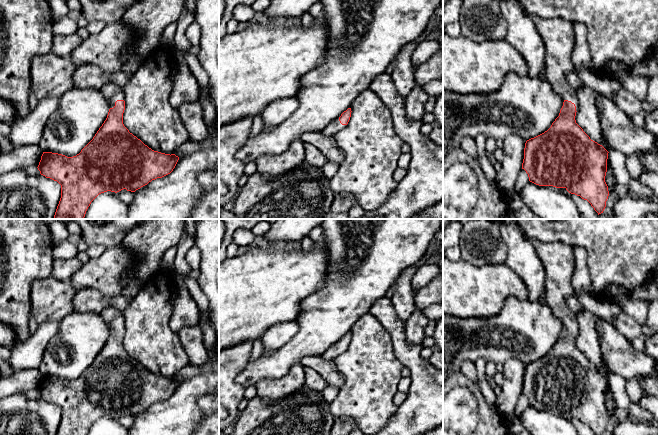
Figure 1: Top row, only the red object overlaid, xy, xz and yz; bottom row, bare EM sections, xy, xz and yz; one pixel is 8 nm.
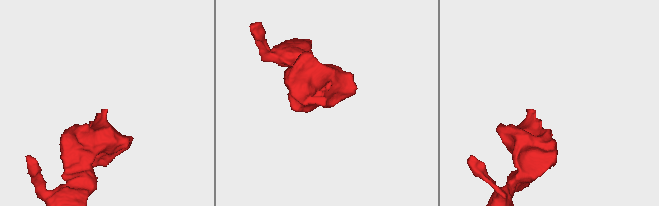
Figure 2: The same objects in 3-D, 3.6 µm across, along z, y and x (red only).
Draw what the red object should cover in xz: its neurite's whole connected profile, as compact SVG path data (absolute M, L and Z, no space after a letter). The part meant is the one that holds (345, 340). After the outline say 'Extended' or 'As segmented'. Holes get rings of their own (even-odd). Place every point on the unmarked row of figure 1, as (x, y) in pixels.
M351 332L344 335L339 342L331 345L323 354L322 357L325 360L334 361L338 356L348 348L351 341Z. Extended

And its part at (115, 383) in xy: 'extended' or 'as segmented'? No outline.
extended

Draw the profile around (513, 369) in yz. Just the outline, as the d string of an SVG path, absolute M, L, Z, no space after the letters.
M516 358L509 359L503 364L504 383L497 398L497 407L508 422L514 418L514 410L522 394L525 367L526 365Z

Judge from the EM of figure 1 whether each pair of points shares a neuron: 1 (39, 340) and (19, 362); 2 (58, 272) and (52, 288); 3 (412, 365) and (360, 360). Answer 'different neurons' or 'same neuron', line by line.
1: same neuron
2: different neurons
3: different neurons

